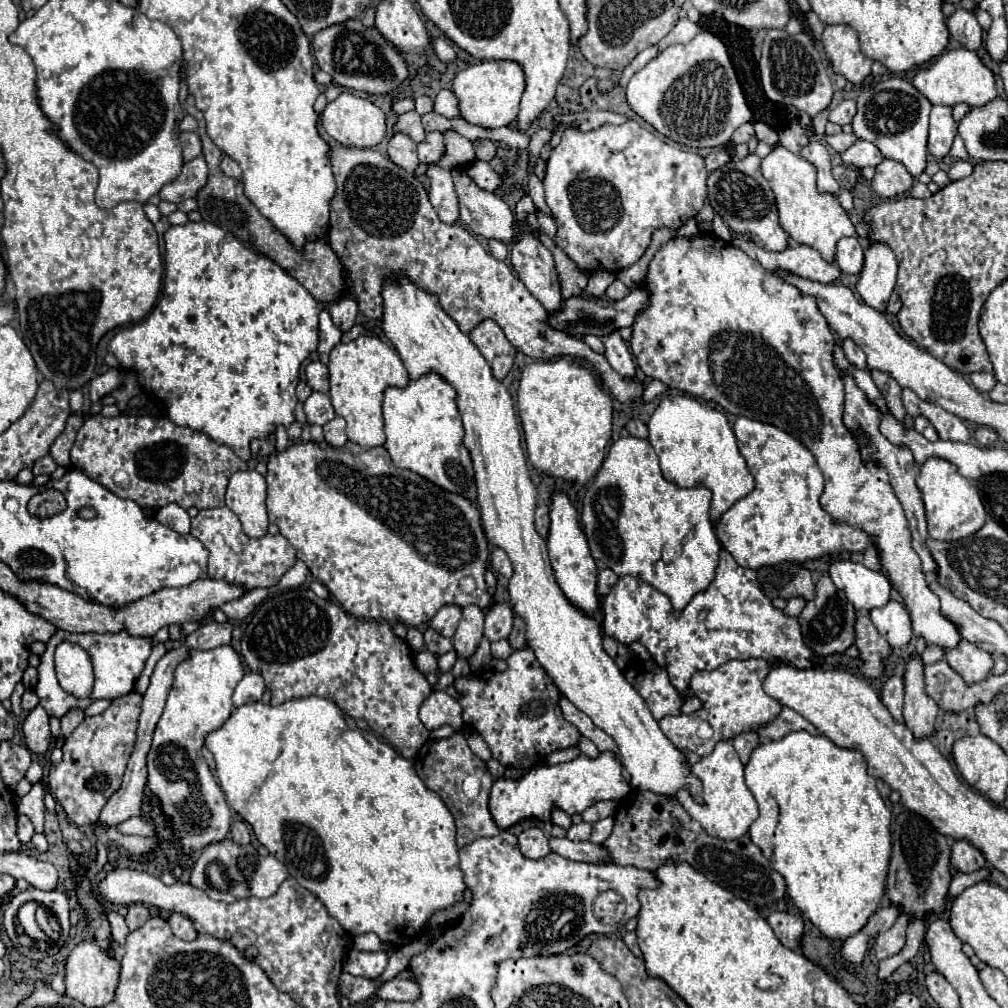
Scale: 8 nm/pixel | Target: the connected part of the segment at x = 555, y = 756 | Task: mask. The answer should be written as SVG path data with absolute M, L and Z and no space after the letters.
M567 748L567 750L559 750L547 756L547 764L561 764L561 762L569 762L579 754L577 748Z

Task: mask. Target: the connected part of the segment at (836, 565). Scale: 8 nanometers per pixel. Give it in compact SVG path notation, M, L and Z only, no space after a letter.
M833 560L829 566L833 584L845 592L855 610L873 610L889 602L891 584L881 572L869 570L853 560Z

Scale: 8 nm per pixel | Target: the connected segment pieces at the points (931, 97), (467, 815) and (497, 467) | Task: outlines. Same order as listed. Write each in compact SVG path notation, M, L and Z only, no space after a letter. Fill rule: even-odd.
M957 48L949 50L947 54L937 56L929 66L917 68L913 74L911 84L931 102L931 104L945 104L945 106L955 106L959 102L967 102L971 106L985 106L989 100L997 98L997 88L995 88L995 78L993 72L981 64L979 56L973 50L967 48Z
M455 732L451 738L443 738L443 740L427 740L423 744L423 748L417 754L415 760L415 770L421 776L421 780L425 782L425 786L433 792L437 792L441 796L441 800L445 802L445 806L449 808L449 812L455 818L455 826L457 826L457 846L463 848L469 842L477 840L477 838L485 838L485 836L495 836L499 834L497 824L491 818L491 812L487 808L487 800L489 800L489 792L493 786L493 776L489 774L487 766L483 760L479 760L467 746L467 740L461 732ZM467 774L475 774L481 778L481 792L475 800L465 798L463 790L461 790L461 782Z
M405 274L389 276L383 280L381 286L381 298L383 298L383 318L381 318L381 330L391 340L395 350L399 352L409 378L419 378L427 372L437 372L443 376L459 394L457 406L463 420L463 444L471 454L473 470L475 470L475 484L477 484L477 504L481 510L481 522L485 528L485 534L491 544L503 548L507 556L513 562L513 576L509 578L509 598L513 610L525 620L527 628L527 644L533 648L537 660L549 674L549 678L557 684L561 694L573 702L581 712L585 712L597 728L607 732L615 744L619 746L619 760L625 766L625 770L631 776L631 786L639 790L651 790L657 794L675 794L681 786L689 786L693 798L701 802L701 784L695 776L691 776L683 754L671 744L671 740L661 732L659 724L655 722L653 714L649 712L649 706L645 700L637 694L637 690L625 680L621 670L617 668L615 660L603 650L601 644L601 630L593 616L585 614L581 608L571 604L565 594L561 592L553 568L547 556L547 544L545 538L541 538L535 532L533 526L533 512L537 502L537 490L529 478L525 454L521 450L521 432L517 426L515 410L513 410L513 398L507 392L507 388L493 376L489 364L477 350L477 346L469 340L465 332L459 330L455 320L441 308L437 294L429 294L421 288L417 288Z

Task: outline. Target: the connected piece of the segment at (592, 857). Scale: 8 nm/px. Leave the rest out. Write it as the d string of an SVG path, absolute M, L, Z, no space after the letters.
M549 838L549 846L555 854L567 858L567 860L577 860L577 862L605 862L607 850L601 844L593 842L571 842L567 838Z

